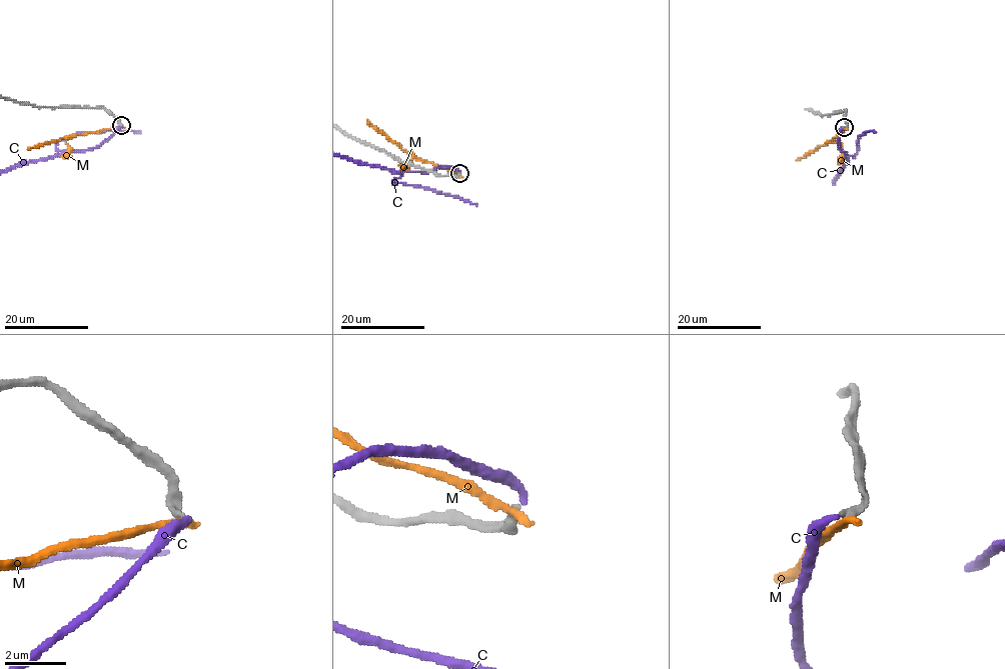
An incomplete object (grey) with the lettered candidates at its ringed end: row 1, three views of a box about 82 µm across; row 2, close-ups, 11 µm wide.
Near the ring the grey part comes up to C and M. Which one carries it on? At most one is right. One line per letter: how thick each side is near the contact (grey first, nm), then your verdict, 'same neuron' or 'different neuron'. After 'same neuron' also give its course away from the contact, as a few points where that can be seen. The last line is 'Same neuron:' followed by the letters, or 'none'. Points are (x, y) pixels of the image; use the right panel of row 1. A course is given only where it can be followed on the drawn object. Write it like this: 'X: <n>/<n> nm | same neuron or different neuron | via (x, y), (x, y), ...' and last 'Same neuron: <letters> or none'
C: 200/320 nm | same neuron
M: 260/280 nm | different neuron
Same neuron: C

